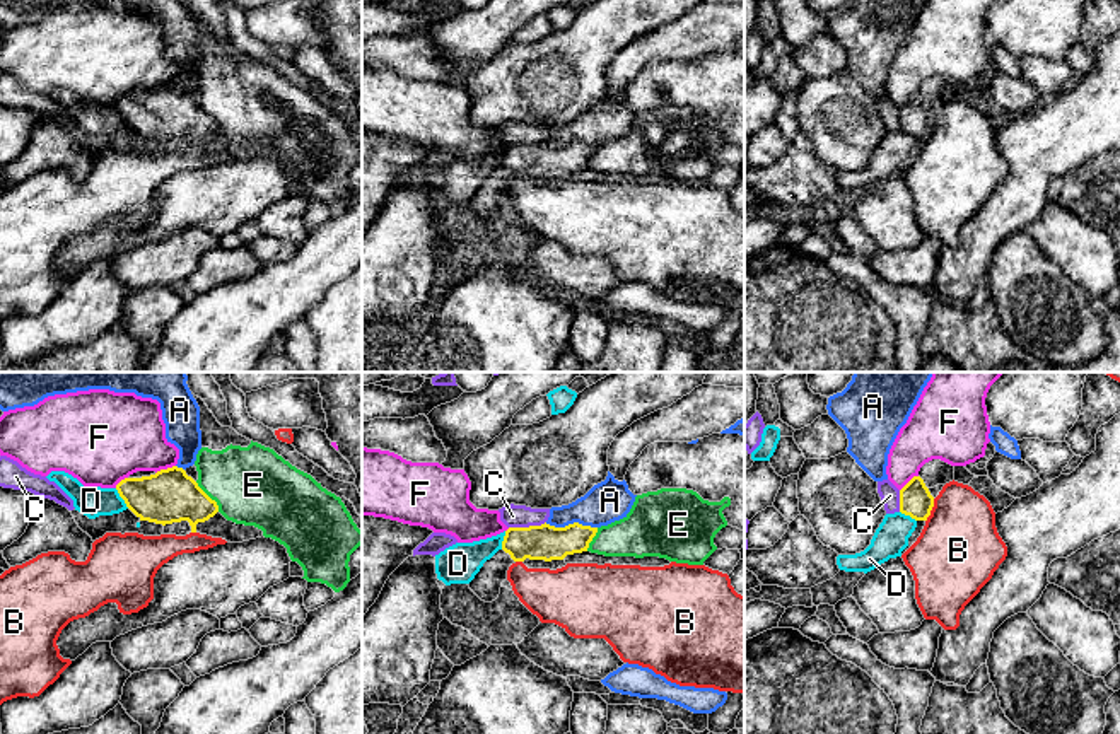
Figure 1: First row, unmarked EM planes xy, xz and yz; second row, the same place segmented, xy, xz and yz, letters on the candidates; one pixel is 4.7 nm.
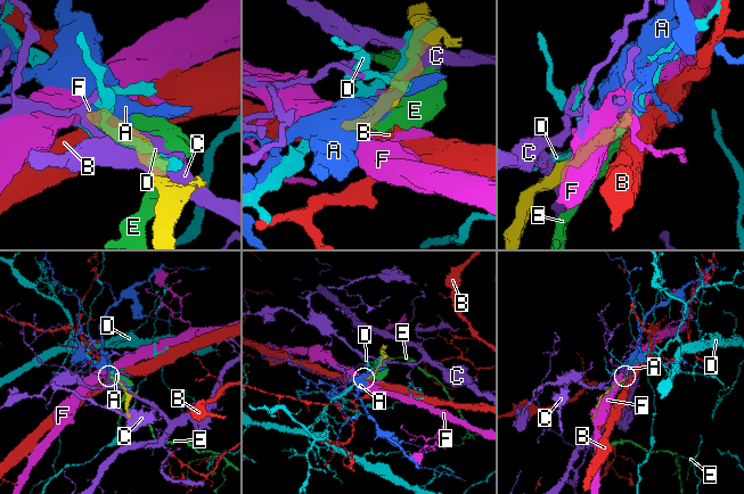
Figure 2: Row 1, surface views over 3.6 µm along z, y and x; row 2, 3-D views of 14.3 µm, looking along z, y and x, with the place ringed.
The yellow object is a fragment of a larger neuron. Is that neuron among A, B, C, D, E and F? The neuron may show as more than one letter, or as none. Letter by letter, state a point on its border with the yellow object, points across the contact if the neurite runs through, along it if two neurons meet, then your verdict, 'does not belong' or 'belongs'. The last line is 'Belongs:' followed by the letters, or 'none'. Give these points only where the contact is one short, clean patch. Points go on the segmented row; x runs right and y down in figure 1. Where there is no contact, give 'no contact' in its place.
A: xz (571, 524) | does not belong
B: yz (931, 509) | along yz (934, 499), (926, 521) | does not belong
C: xz (526, 528) | does not belong
D: xy (122, 497) | does not belong
E: xy (209, 497) | does not belong
F: xy (164, 470) | along xy (174, 465), (156, 473) | does not belong
Belongs: none

